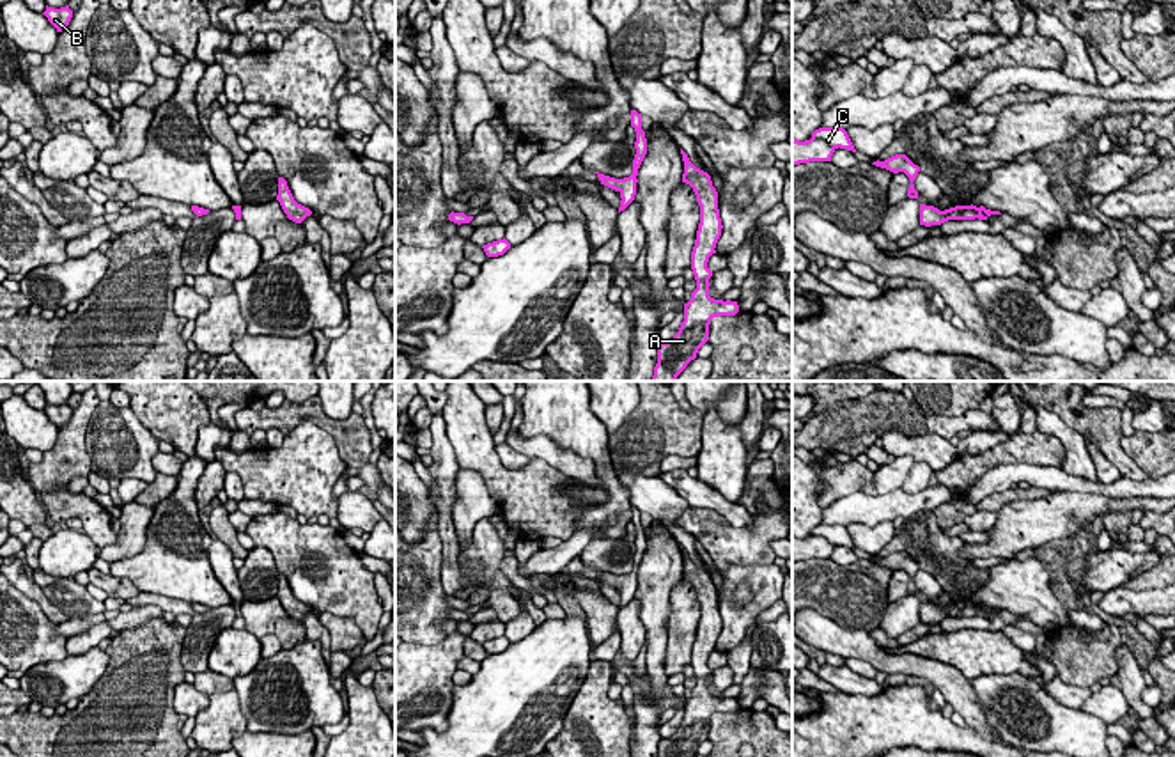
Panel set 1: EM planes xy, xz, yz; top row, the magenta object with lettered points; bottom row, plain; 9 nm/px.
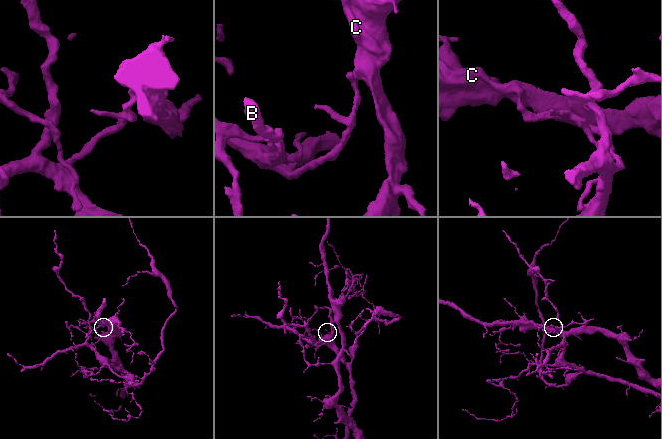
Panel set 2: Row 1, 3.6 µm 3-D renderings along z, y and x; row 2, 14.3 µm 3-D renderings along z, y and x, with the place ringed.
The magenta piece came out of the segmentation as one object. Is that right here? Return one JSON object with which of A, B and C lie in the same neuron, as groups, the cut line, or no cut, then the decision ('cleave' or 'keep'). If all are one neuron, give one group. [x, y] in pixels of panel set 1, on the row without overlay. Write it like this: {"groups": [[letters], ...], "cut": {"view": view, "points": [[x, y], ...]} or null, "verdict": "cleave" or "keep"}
{"groups": [["A", "C"], ["B"]], "cut": {"view": "xz", "points": [[633, 568], [637, 571]]}, "verdict": "cleave"}

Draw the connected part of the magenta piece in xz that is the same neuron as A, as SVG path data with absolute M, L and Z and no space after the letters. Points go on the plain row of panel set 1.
M682 546L681 551L684 558L682 580L693 585L700 603L700 620L691 649L696 686L691 690L691 697L684 700L684 718L679 729L668 739L659 741L658 757L695 757L698 746L709 737L711 716L739 709L737 698L723 698L709 693L712 668L707 665L707 659L716 651L714 645L723 626L718 589L712 583L711 573L696 566Z

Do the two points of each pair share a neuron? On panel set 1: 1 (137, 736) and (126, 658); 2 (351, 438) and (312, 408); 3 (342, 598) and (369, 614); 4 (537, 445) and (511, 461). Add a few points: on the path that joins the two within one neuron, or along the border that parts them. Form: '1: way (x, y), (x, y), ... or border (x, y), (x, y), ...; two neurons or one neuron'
1: way (135, 717), (135, 678); one neuron
2: way (342, 431), (321, 417); one neuron
3: way (350, 598), (362, 607); one neuron
4: border (505, 442), (529, 460); two neurons

